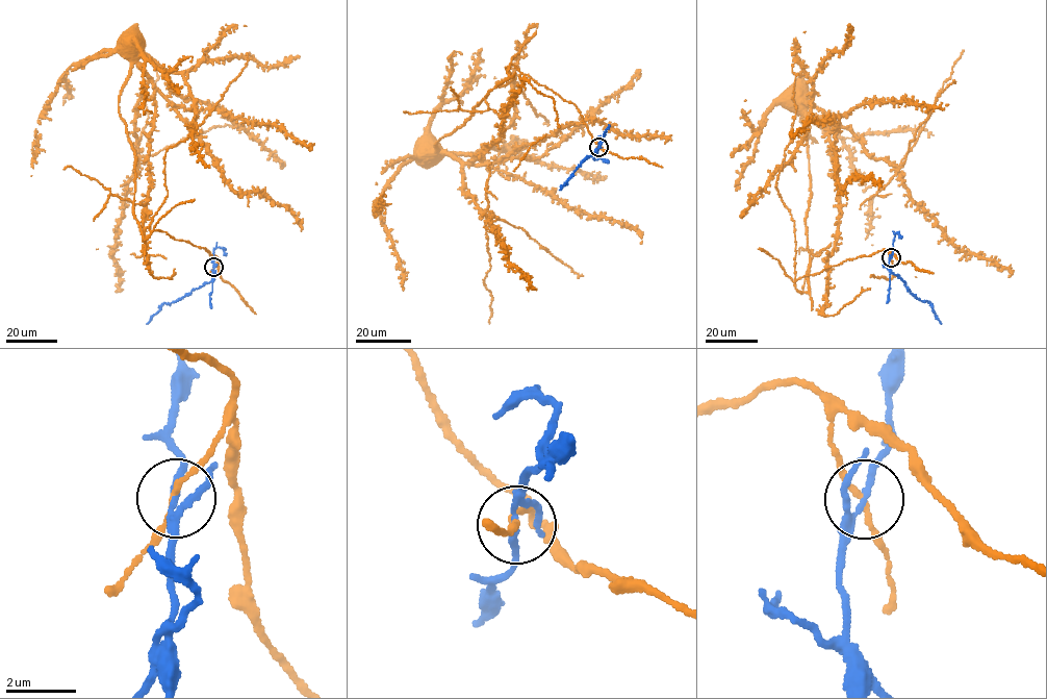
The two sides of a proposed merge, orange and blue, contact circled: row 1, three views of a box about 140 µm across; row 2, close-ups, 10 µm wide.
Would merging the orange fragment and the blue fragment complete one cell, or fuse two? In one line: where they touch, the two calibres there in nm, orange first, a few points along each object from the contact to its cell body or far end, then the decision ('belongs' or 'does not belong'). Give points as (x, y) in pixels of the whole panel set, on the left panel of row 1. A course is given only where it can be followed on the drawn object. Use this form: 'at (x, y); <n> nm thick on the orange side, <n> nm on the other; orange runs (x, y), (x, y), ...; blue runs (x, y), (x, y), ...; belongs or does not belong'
at (213, 267); 120 nm thick on the orange side, 120 nm on the other; orange runs (213, 267), (206, 249), (159, 229), (145, 242), (133, 213), (134, 151), (119, 106), (139, 49), (133, 41); blue runs (213, 267), (211, 280), (181, 298), (162, 304), (146, 323); does not belong

